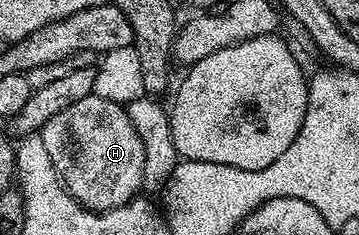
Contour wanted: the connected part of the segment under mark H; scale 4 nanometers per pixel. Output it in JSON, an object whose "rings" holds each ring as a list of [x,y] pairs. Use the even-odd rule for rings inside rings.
{"rings":[[[91,94],[70,109],[50,117],[38,132],[43,137],[56,175],[69,193],[90,211],[124,207],[141,192],[145,173],[145,146],[127,110],[114,101]]]}

